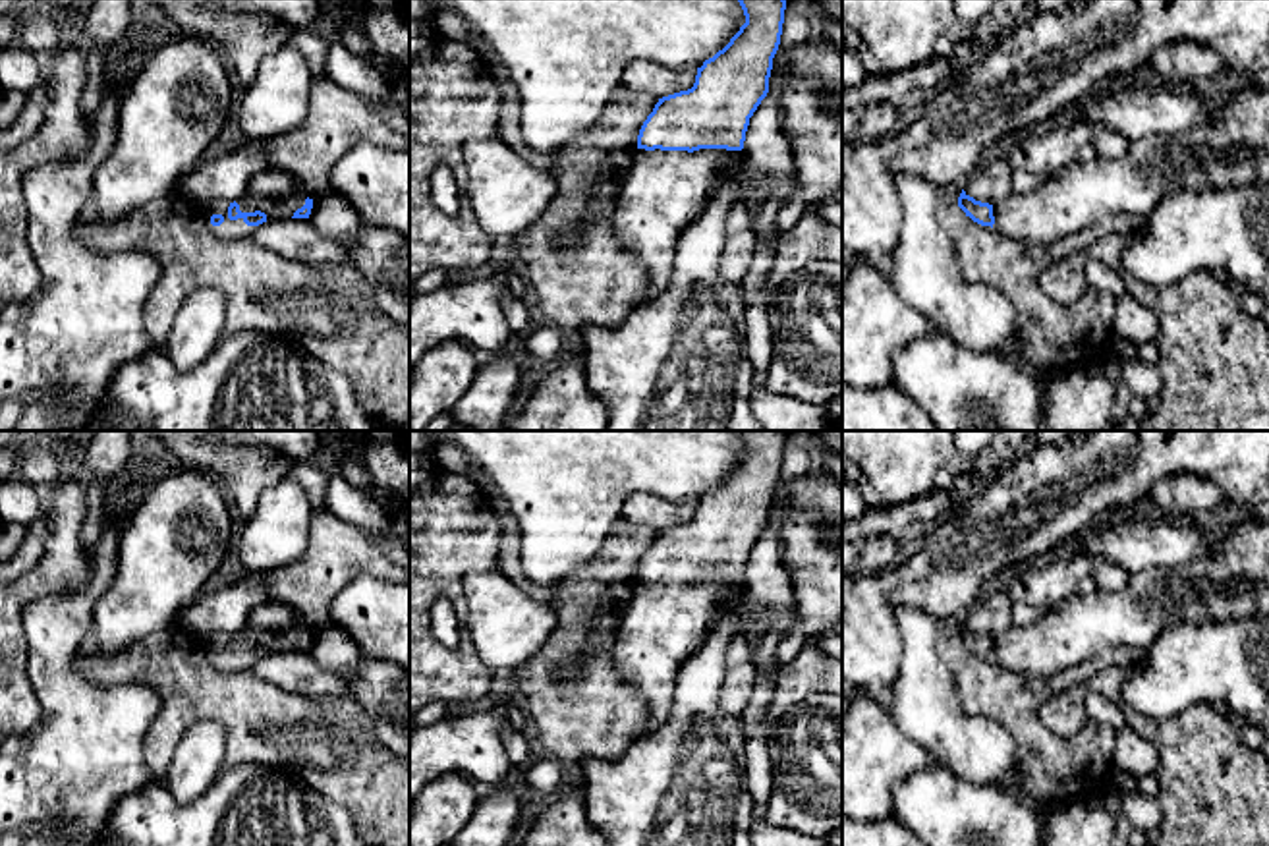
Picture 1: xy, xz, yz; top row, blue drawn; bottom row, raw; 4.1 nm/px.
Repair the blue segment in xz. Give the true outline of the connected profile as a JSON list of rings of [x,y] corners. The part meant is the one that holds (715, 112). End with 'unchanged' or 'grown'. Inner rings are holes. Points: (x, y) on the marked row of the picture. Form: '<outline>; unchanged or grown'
[[[786,0],[738,2],[746,15],[740,31],[697,68],[691,89],[659,99],[637,135],[637,151],[612,216],[618,243],[643,263],[649,276],[637,305],[664,292],[680,234],[701,216],[722,178],[744,160],[749,118],[769,93]]]; grown

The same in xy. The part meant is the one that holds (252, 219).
[[[299,187],[290,195],[270,197],[245,193],[240,201],[214,201],[203,209],[209,226],[226,240],[253,236],[253,230],[274,218],[309,218],[313,199]]]; grown

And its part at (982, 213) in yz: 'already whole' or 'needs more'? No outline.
needs more

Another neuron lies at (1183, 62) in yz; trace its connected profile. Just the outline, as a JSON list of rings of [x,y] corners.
[[[1194,41],[1159,46],[1151,58],[1153,79],[1172,87],[1203,87],[1223,62],[1215,50]]]

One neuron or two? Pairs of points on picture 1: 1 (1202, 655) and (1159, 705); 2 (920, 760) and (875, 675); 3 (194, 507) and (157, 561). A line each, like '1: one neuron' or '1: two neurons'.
1: one neuron
2: two neurons
3: one neuron

